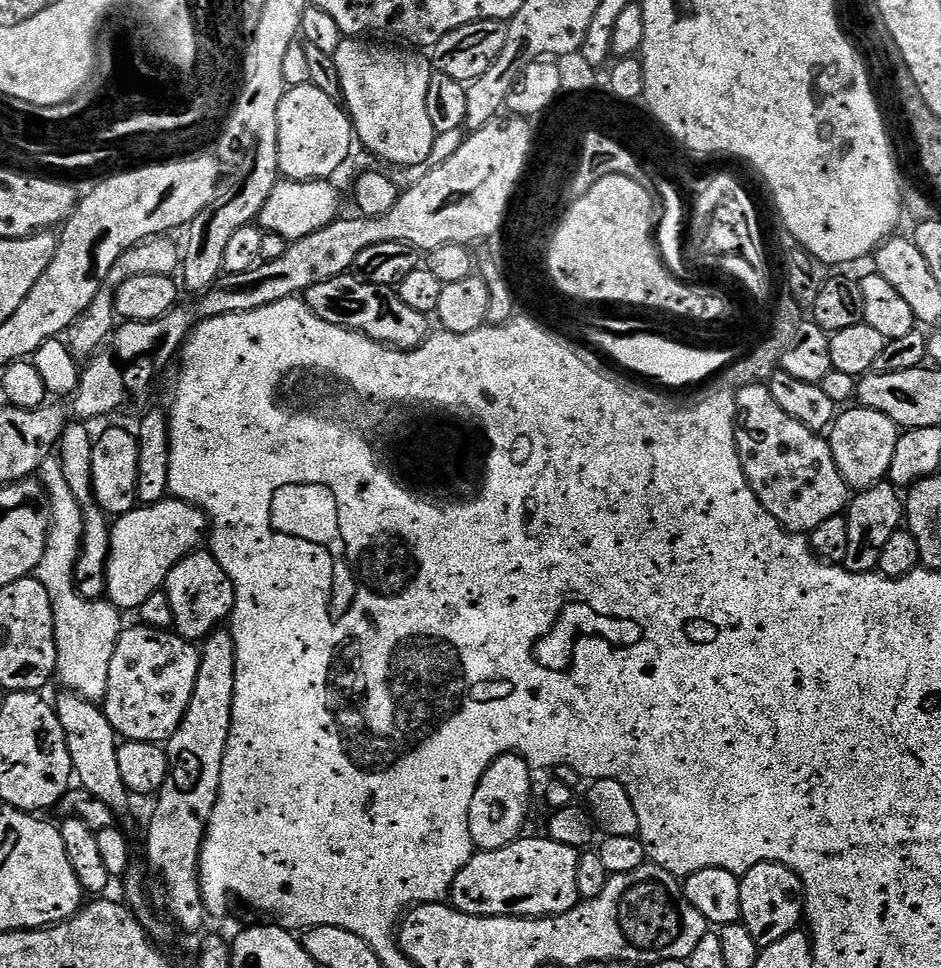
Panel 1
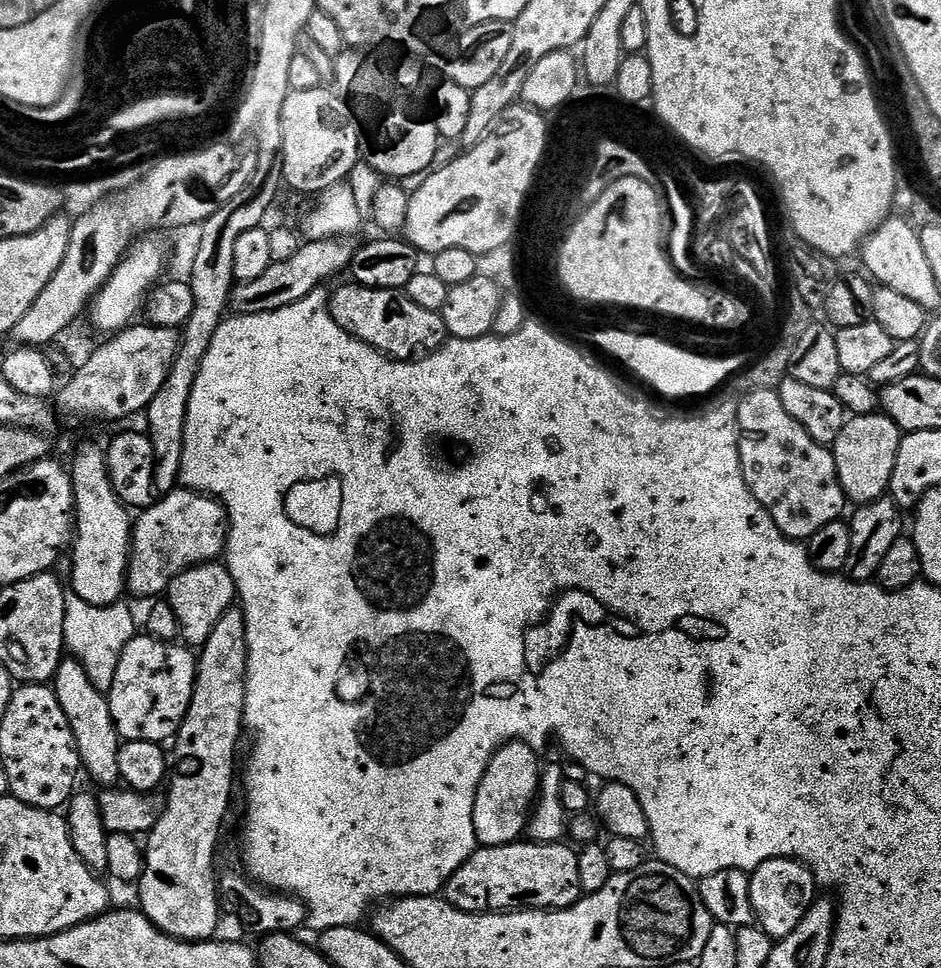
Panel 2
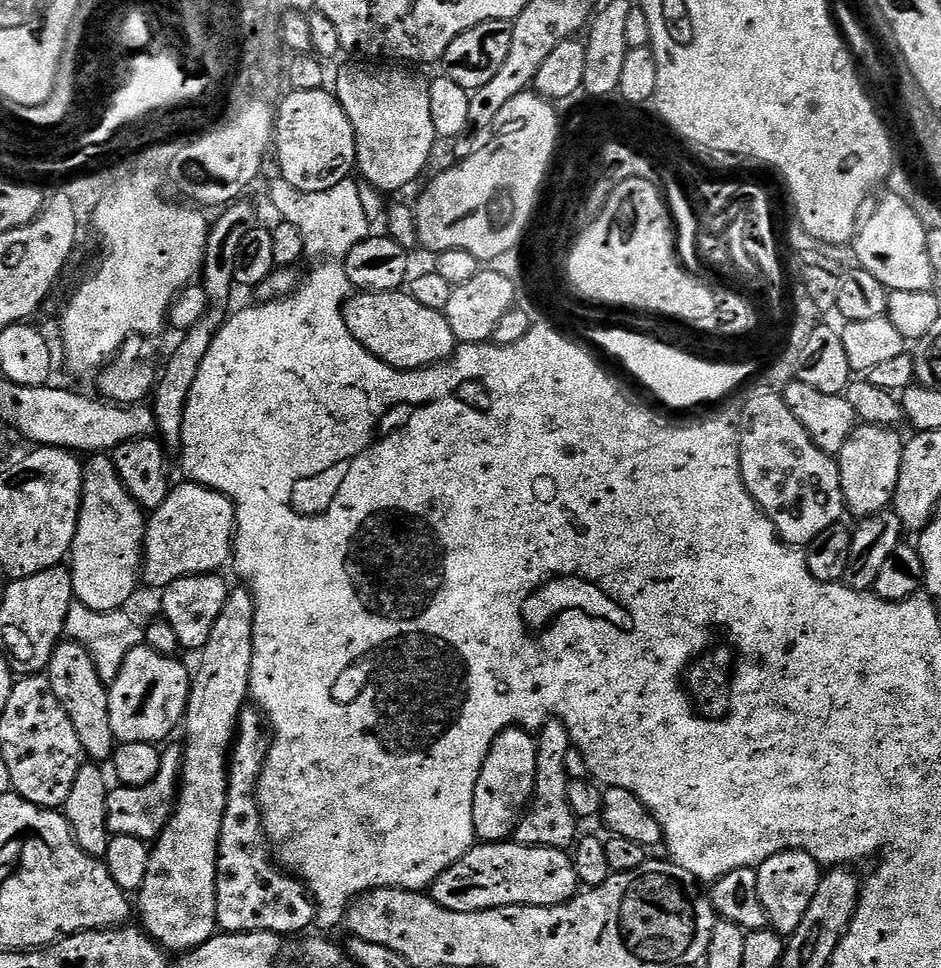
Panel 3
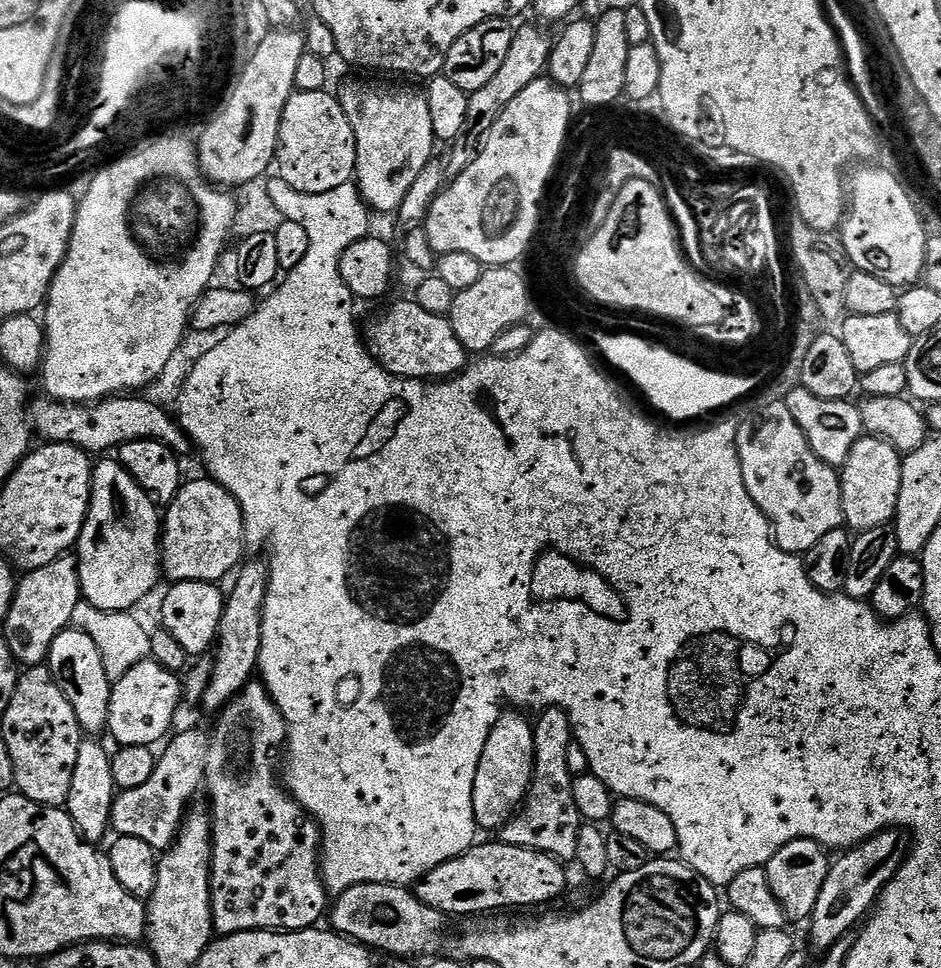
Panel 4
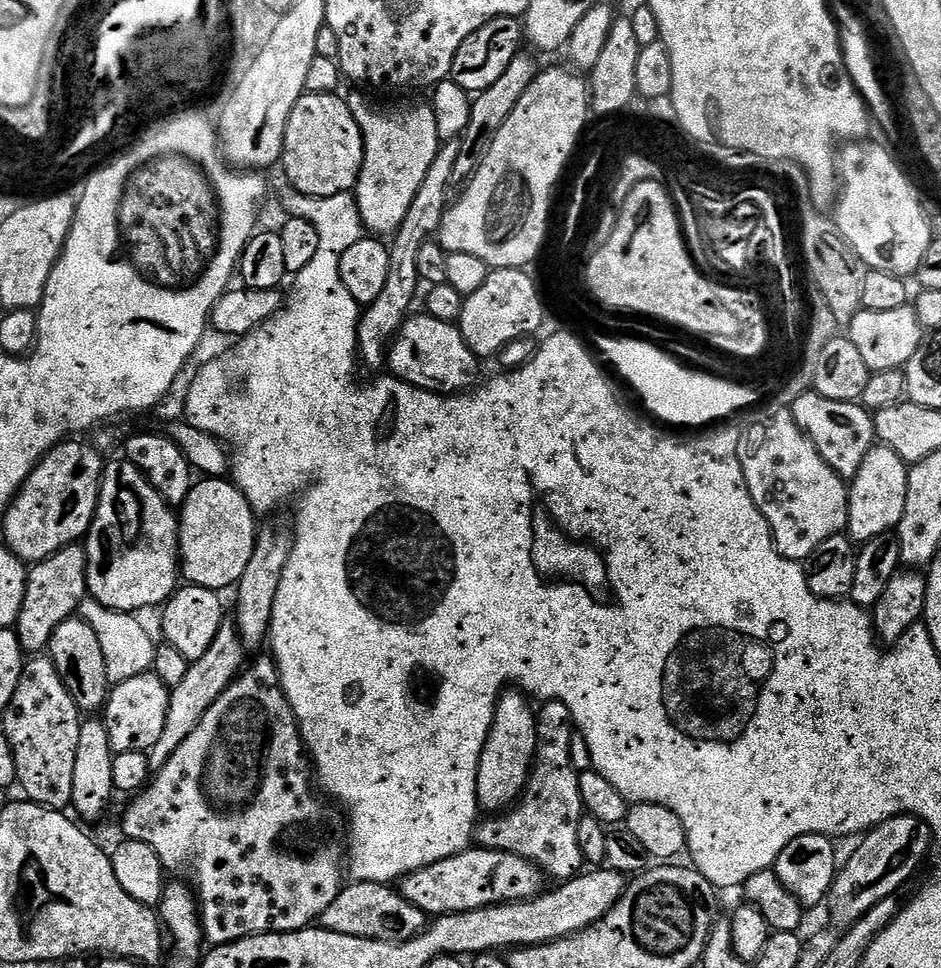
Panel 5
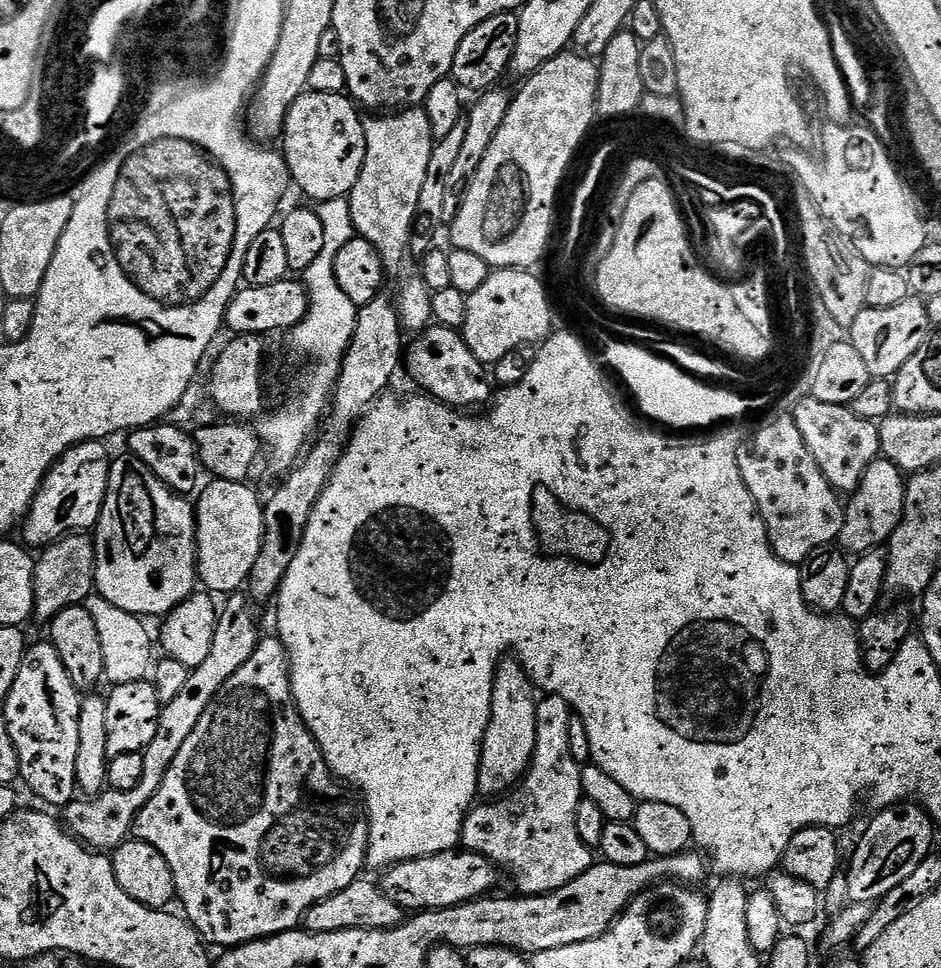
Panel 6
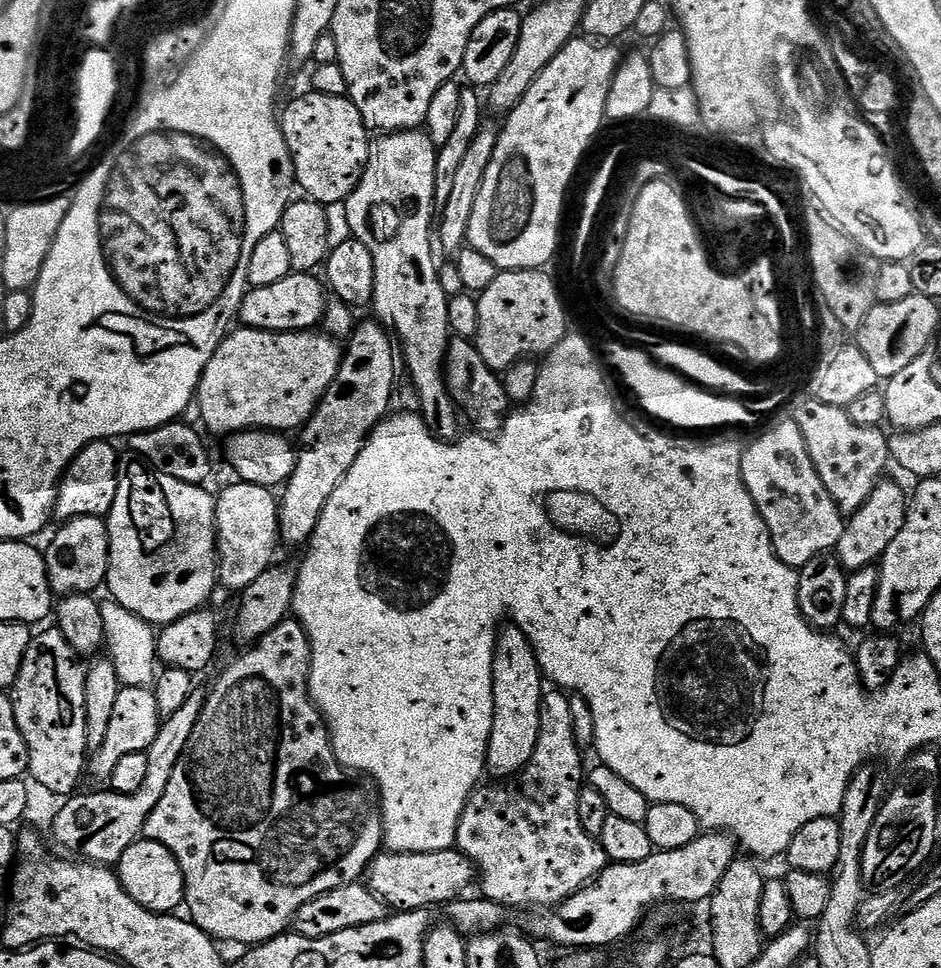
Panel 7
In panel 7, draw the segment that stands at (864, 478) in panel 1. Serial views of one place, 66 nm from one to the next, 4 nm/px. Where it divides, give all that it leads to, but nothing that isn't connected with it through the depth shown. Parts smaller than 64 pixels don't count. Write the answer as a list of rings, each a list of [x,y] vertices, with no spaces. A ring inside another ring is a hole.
[[[885,478],[876,485],[876,489],[866,498],[855,515],[849,517],[844,525],[844,533],[834,549],[834,555],[840,560],[840,564],[849,573],[854,573],[860,568],[873,567],[884,555],[886,546],[898,538],[898,530],[906,522],[909,497],[895,484],[891,478]]]

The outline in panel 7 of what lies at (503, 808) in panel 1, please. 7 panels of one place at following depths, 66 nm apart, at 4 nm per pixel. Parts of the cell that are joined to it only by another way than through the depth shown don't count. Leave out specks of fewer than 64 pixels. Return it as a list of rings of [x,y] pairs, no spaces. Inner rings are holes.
[[[508,626],[496,637],[496,653],[492,663],[492,697],[494,698],[494,726],[490,730],[488,743],[487,775],[497,776],[507,781],[515,777],[519,769],[530,762],[532,751],[538,746],[538,730],[540,729],[540,698],[542,695],[542,673],[532,647],[524,638],[524,633],[515,627]]]

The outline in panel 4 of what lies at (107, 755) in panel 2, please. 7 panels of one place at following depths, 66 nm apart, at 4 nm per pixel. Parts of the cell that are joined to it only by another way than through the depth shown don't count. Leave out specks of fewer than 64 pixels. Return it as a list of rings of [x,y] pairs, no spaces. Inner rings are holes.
[[[69,626],[54,638],[50,646],[50,654],[46,661],[46,667],[52,671],[54,682],[58,682],[58,690],[66,694],[66,702],[74,710],[74,718],[78,718],[81,733],[96,738],[108,727],[108,715],[110,714],[110,698],[112,697],[112,685],[114,681],[106,678],[106,670],[102,666],[102,650],[94,643],[85,632],[81,632],[75,626]]]

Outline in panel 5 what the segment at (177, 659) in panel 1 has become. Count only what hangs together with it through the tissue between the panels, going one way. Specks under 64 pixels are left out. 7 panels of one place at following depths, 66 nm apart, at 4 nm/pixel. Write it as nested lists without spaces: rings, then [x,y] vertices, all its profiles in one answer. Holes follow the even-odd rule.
[[[153,671],[138,674],[138,678],[130,678],[109,691],[108,703],[102,709],[102,719],[110,734],[113,753],[148,753],[151,750],[162,735],[162,726],[166,726],[169,691],[162,678],[158,678]]]

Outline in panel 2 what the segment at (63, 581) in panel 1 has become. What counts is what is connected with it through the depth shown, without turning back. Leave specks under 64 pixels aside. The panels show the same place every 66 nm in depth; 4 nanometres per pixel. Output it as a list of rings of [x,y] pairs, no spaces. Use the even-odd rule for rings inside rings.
[[[74,594],[65,595],[64,602],[64,647],[71,659],[84,667],[96,689],[106,694],[112,689],[122,650],[138,634],[137,629],[132,629],[132,612],[124,602],[99,608],[90,606],[90,602],[82,602],[82,598]]]

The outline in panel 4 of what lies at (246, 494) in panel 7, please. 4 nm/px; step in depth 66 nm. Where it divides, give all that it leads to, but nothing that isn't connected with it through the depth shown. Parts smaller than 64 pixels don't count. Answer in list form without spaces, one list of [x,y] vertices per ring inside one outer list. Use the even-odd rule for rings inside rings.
[[[203,478],[204,480],[192,480],[180,485],[180,493],[174,498],[172,504],[167,505],[166,511],[162,516],[162,572],[165,577],[169,576],[169,581],[179,582],[182,580],[197,580],[198,582],[206,582],[207,584],[213,582],[220,582],[223,576],[231,577],[233,573],[239,569],[242,561],[245,559],[244,552],[246,553],[246,545],[244,542],[244,515],[238,506],[238,502],[230,495],[227,490],[216,483],[211,478]]]

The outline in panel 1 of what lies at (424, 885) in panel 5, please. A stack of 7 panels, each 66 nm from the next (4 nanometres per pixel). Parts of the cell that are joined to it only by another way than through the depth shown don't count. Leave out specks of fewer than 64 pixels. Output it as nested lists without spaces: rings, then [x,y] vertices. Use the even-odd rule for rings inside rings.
[[[532,836],[529,840],[517,838],[498,850],[489,852],[477,851],[466,862],[466,866],[454,878],[450,903],[459,912],[474,914],[475,916],[527,916],[539,918],[541,916],[560,916],[569,912],[581,903],[582,897],[578,890],[578,868],[581,853],[570,846],[562,846],[562,842],[554,842],[547,838]]]

